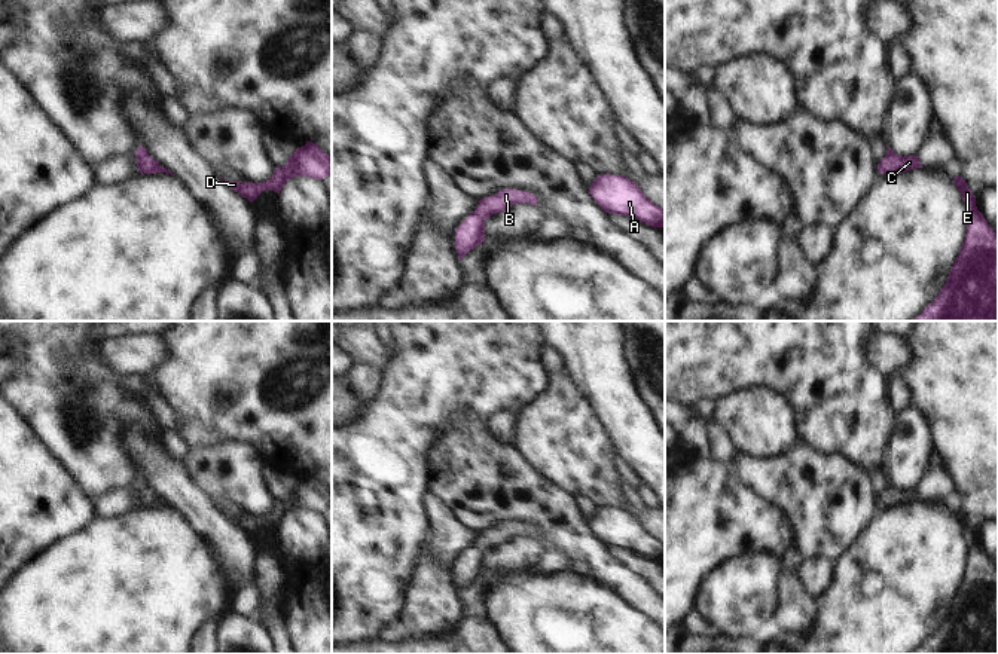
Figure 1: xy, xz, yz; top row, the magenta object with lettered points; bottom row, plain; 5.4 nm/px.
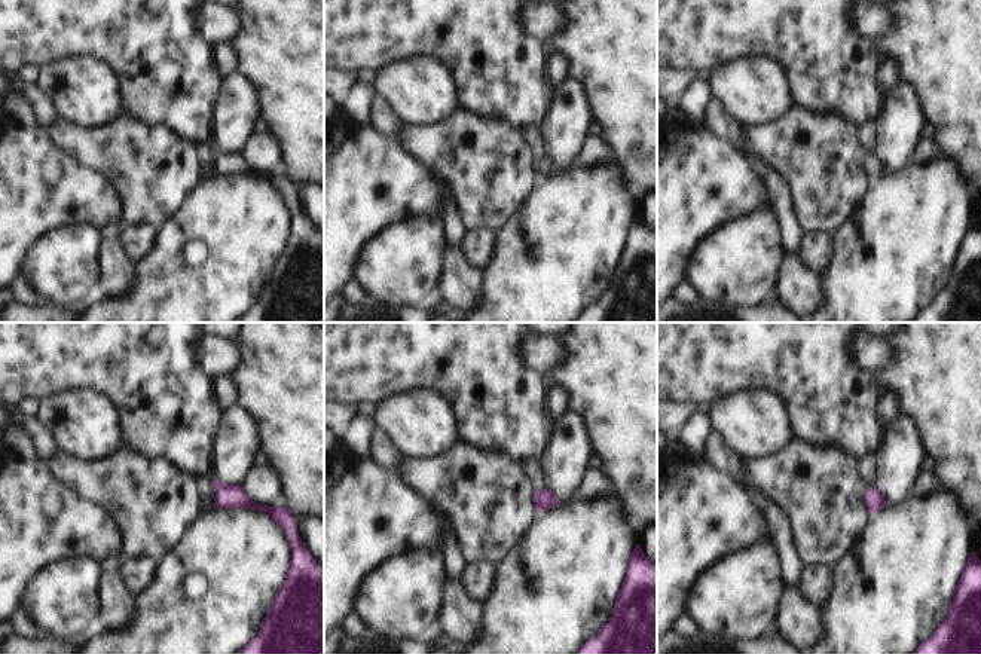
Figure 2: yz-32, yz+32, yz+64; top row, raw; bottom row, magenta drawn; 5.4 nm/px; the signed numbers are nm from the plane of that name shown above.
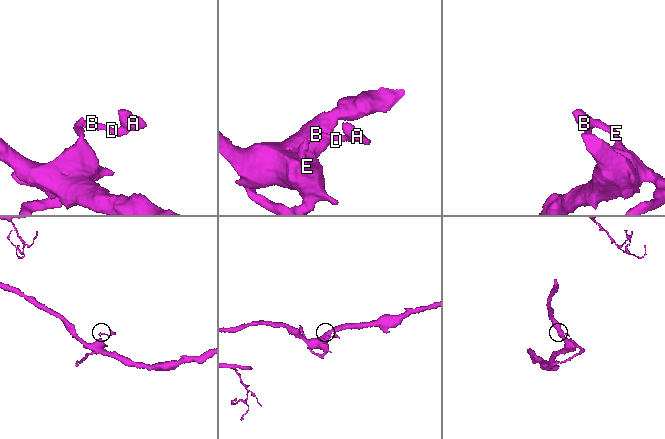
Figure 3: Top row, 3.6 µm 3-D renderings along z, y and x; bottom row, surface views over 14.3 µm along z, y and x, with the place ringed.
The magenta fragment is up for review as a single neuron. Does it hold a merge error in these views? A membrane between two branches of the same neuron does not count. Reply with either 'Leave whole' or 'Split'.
Leave whole

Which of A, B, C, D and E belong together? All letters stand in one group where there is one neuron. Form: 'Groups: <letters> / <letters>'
Groups: A B C D E

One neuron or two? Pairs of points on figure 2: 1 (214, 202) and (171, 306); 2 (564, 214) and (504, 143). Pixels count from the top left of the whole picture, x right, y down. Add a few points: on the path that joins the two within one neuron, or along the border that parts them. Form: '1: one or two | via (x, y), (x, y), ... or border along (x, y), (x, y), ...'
1: one | via (214, 228), (214, 263), (196, 281)
2: two | border along (540, 179), (516, 210)

